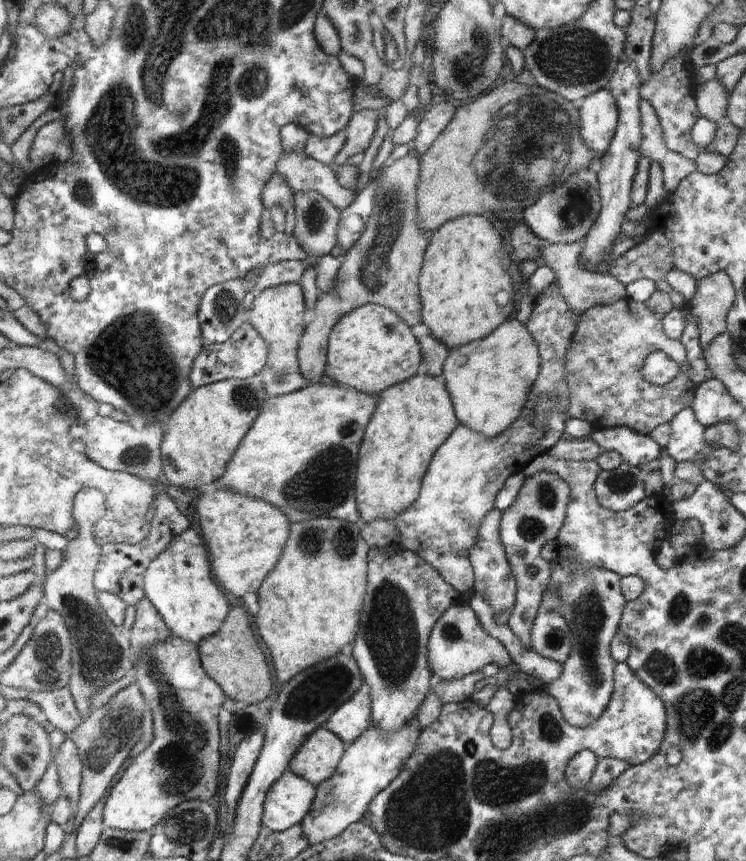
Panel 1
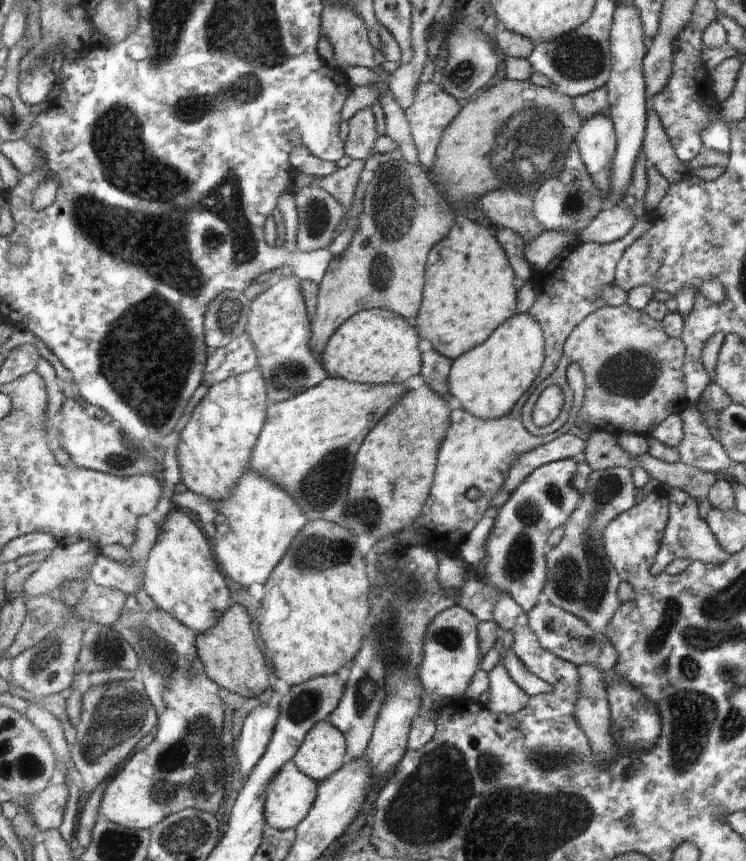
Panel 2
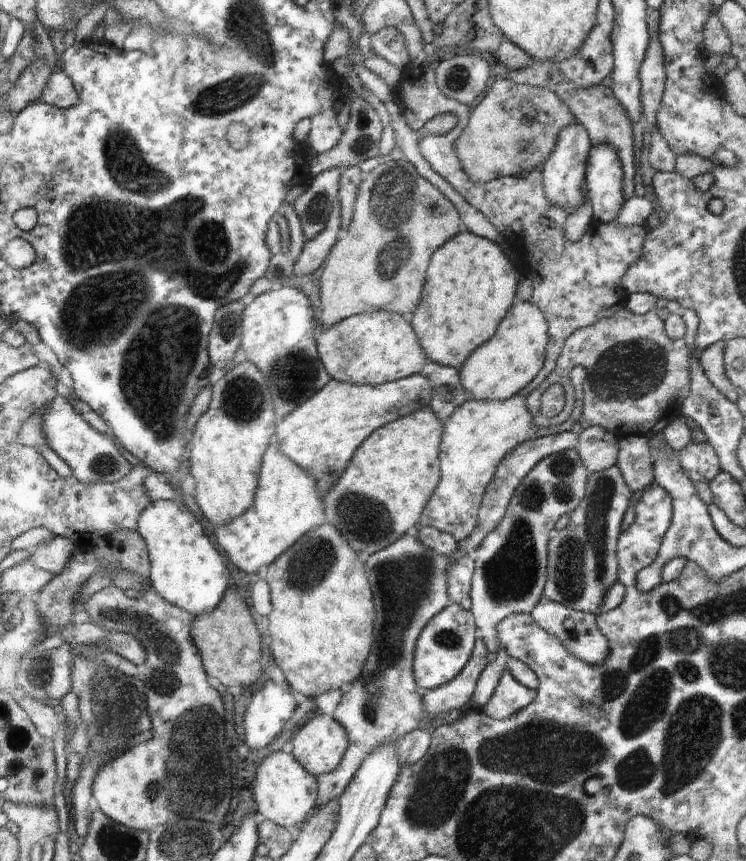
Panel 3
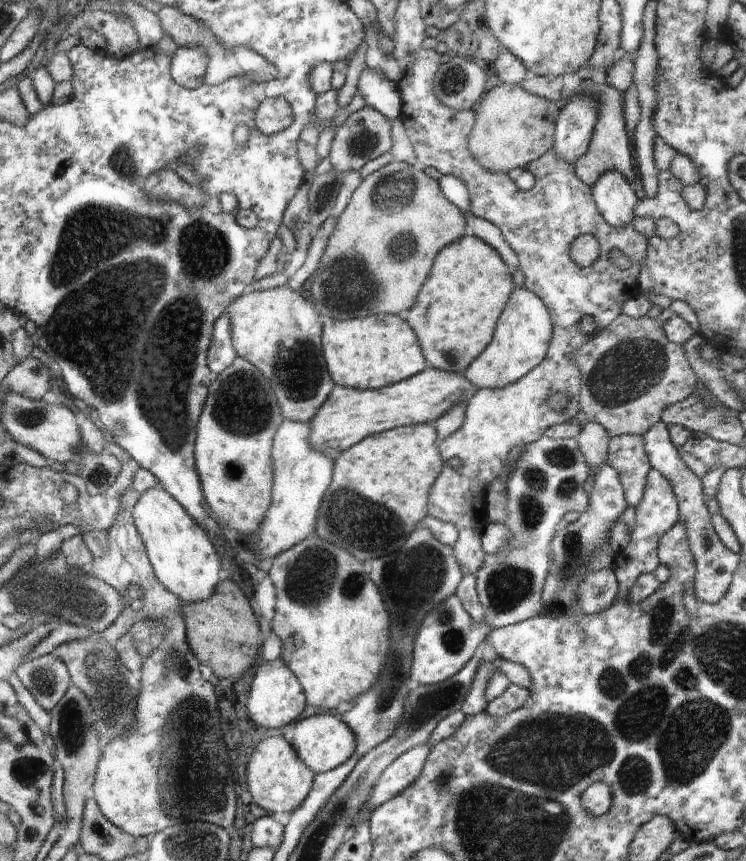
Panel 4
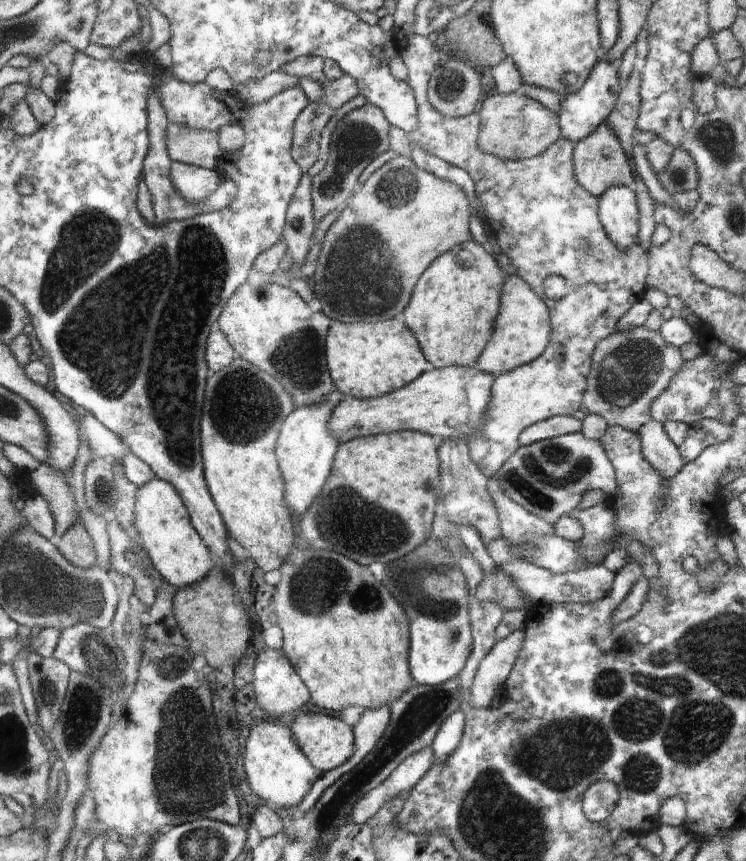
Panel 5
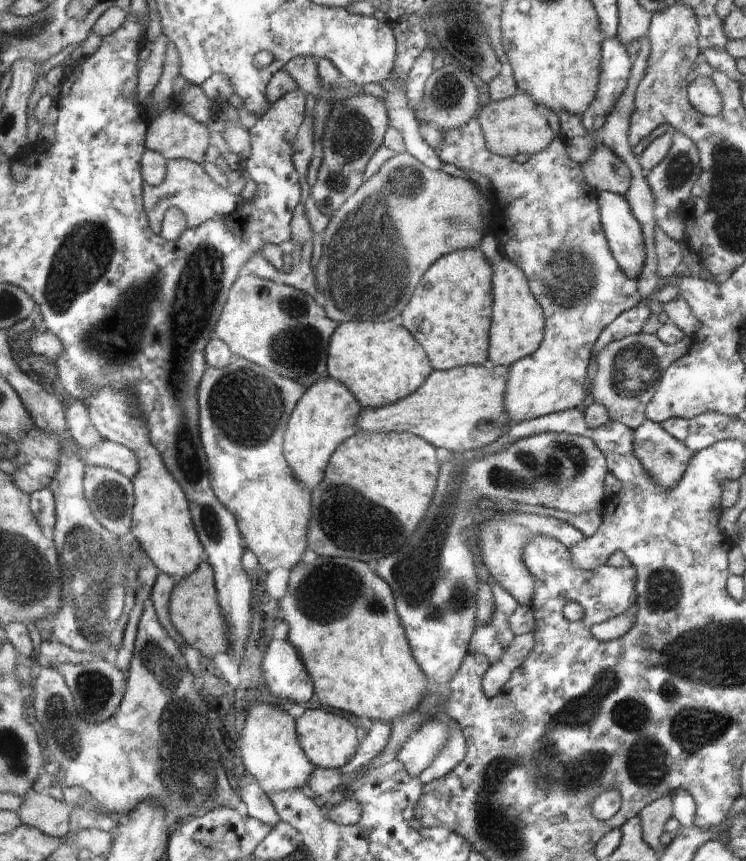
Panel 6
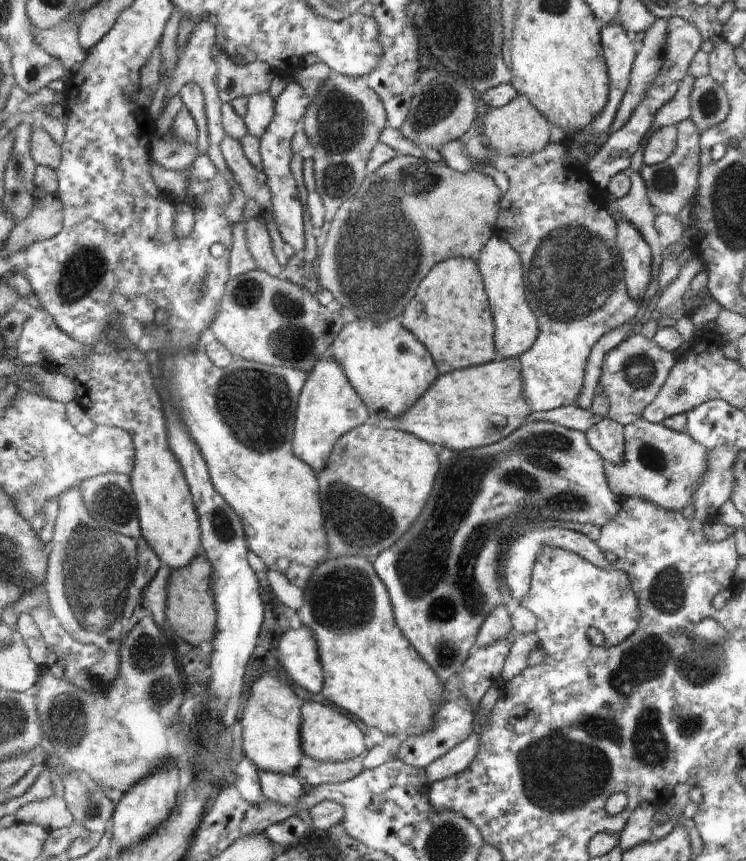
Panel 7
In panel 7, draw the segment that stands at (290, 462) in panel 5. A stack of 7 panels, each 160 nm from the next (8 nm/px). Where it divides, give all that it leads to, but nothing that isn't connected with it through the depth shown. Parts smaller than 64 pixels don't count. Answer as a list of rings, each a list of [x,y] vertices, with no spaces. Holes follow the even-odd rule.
[[[332,357],[322,359],[307,375],[307,382],[299,396],[292,441],[294,453],[300,460],[311,465],[316,473],[322,471],[332,454],[336,440],[345,432],[369,421],[369,417],[370,411],[366,402],[348,380],[343,365]]]

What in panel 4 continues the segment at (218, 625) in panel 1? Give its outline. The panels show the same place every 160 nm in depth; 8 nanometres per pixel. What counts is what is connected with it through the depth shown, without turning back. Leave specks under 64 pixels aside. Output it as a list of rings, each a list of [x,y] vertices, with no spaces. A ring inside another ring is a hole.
[[[159,485],[141,495],[133,508],[133,521],[140,533],[149,561],[160,584],[163,584],[180,599],[185,600],[186,603],[206,600],[214,594],[216,586],[221,581],[218,578],[220,558],[216,556],[216,550],[210,544],[208,536],[196,526],[194,519],[190,518],[187,513],[187,509],[171,493]]]

